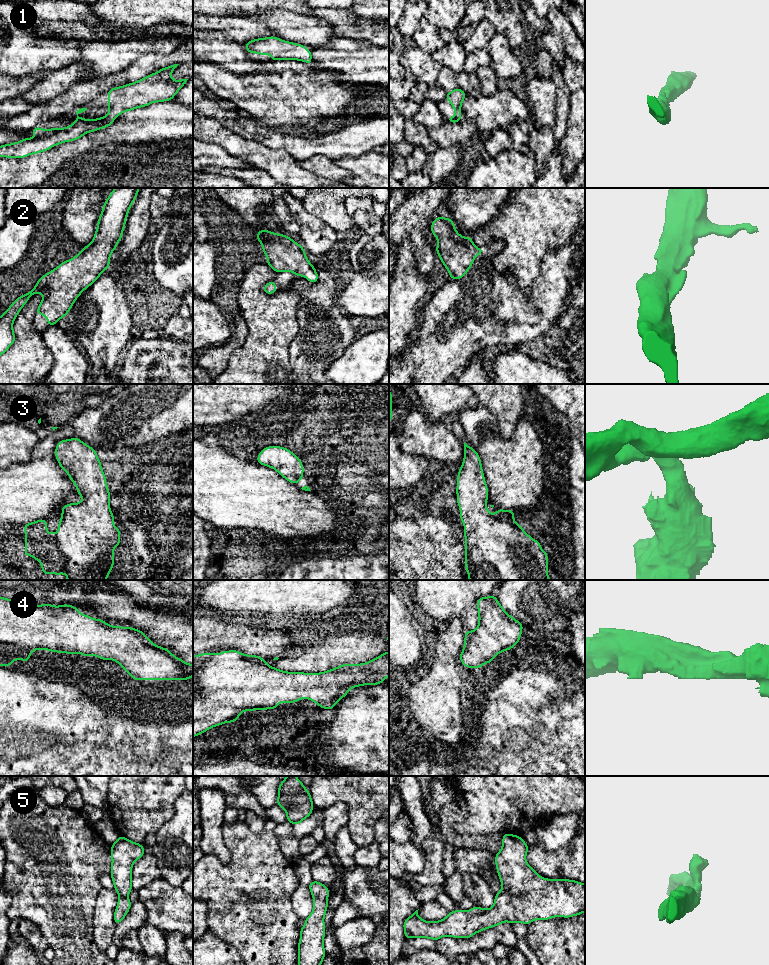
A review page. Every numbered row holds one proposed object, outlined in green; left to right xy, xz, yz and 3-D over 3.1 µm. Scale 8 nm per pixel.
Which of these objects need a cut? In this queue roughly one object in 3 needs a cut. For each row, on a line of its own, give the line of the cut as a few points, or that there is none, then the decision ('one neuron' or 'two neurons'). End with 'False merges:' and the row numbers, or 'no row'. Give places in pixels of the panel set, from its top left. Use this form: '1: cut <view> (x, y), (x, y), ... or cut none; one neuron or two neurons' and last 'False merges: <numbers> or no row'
1: cut none; one neuron
2: cut none; one neuron
3: cut none; one neuron
4: cut none; one neuron
5: cut none; one neuron
False merges: no row

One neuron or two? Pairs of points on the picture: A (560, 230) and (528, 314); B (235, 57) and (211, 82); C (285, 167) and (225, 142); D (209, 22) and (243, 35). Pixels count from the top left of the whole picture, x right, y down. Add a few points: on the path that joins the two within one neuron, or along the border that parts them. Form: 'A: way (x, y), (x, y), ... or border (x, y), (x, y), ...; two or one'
A: border (573, 235), (568, 245), (551, 248), (539, 267); two
B: border (224, 67), (234, 72), (248, 73); two
C: way (270, 160), (240, 148); one
D: way (217, 23), (227, 24), (235, 28); one

